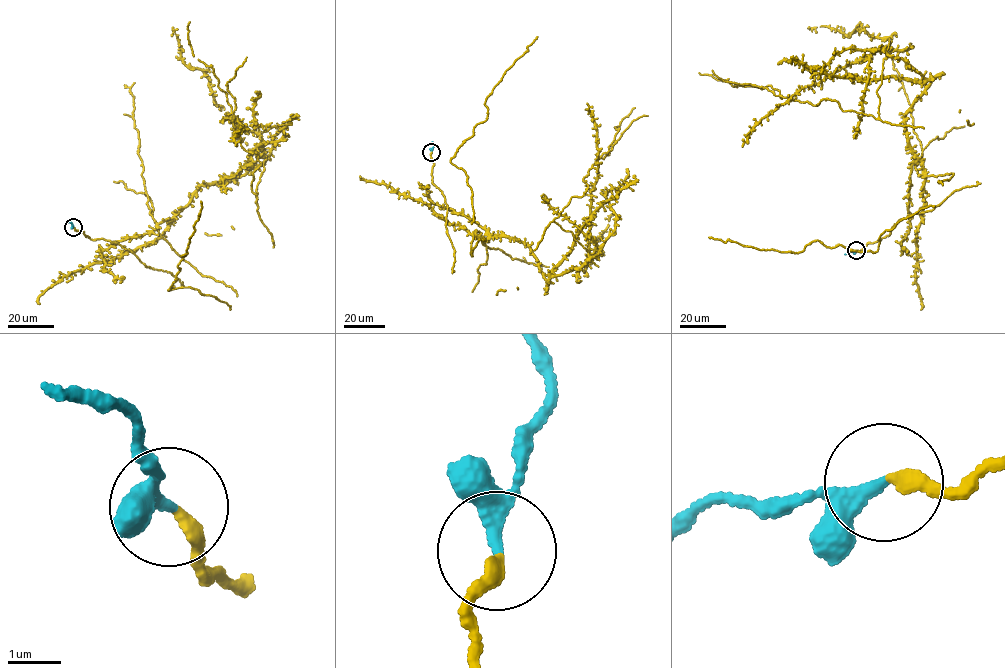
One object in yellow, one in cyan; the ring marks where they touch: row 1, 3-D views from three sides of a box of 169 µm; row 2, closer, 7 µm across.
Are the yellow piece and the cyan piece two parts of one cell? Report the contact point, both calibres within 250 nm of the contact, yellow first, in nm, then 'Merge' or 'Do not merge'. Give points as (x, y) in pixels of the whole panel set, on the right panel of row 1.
Place: (856, 250). Thickness 240 nm (yellow) against 200 nm. Merge

